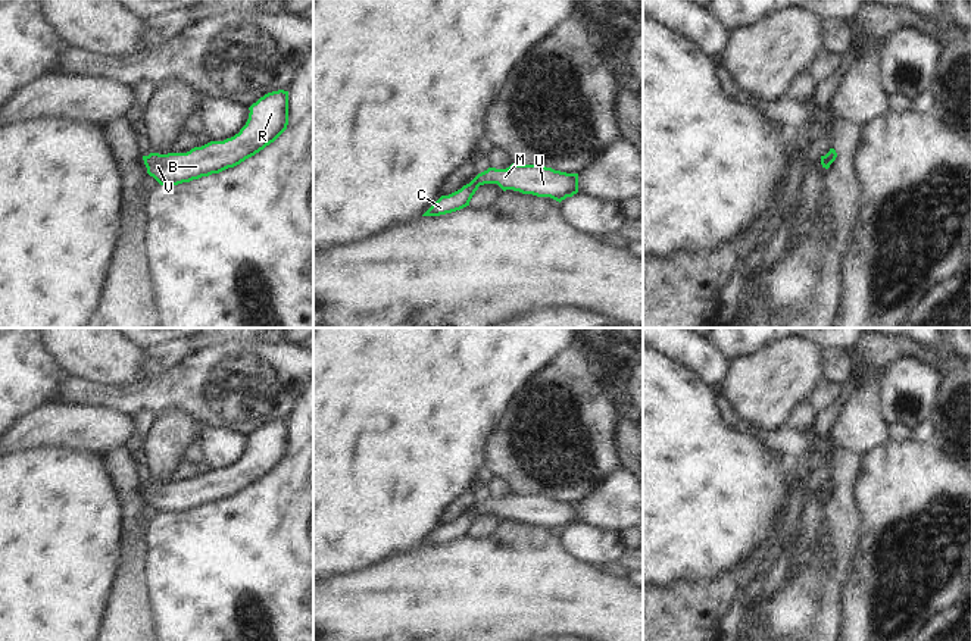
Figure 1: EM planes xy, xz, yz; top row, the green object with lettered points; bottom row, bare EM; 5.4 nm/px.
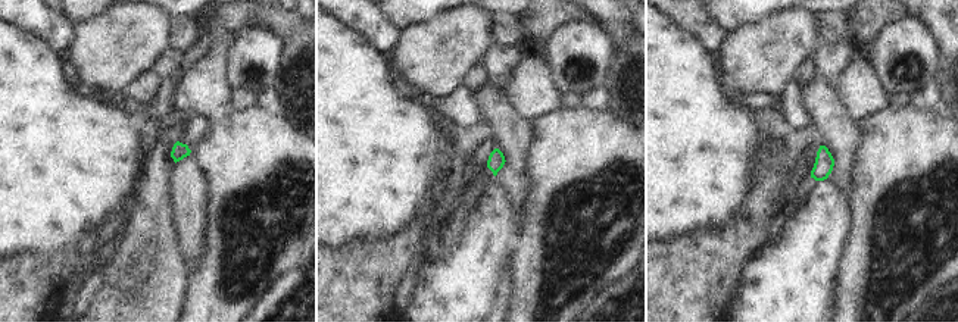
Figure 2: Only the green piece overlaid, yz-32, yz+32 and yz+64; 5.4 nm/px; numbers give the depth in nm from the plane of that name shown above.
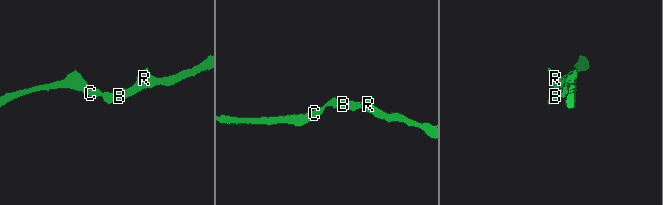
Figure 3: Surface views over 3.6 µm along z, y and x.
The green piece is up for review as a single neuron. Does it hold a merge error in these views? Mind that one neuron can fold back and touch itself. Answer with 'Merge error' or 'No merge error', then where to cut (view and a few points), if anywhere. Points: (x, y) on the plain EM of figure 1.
No merge error. No split.

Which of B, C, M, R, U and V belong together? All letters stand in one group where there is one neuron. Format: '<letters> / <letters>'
B C M R U V

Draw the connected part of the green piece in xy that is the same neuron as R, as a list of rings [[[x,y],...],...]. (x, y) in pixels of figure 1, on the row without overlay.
[[[288,420],[265,423],[249,437],[246,454],[231,468],[187,482],[143,485],[147,503],[160,515],[178,515],[234,497],[274,472],[288,454]]]

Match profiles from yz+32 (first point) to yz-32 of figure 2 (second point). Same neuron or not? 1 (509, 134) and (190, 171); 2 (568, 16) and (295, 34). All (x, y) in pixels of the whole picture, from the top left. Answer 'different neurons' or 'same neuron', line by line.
1: same neuron
2: same neuron

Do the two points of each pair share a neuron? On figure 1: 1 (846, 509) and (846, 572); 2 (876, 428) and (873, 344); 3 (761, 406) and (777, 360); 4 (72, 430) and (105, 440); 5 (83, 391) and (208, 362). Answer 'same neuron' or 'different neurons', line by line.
1: same neuron
2: different neurons
3: same neuron
4: same neuron
5: same neuron

